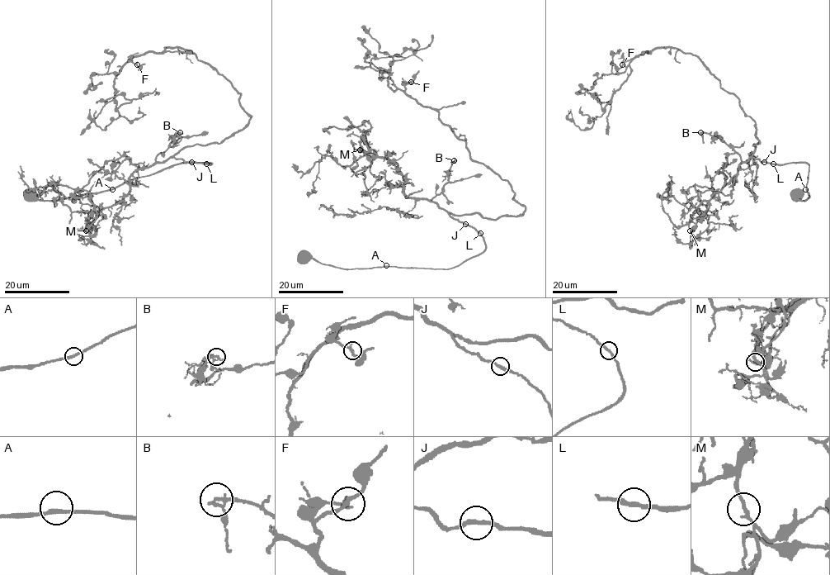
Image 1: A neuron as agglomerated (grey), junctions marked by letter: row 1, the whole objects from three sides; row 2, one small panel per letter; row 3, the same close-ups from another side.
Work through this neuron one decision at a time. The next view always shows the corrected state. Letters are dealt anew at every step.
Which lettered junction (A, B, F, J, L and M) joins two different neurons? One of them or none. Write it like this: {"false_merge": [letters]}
{"false_merge": []}

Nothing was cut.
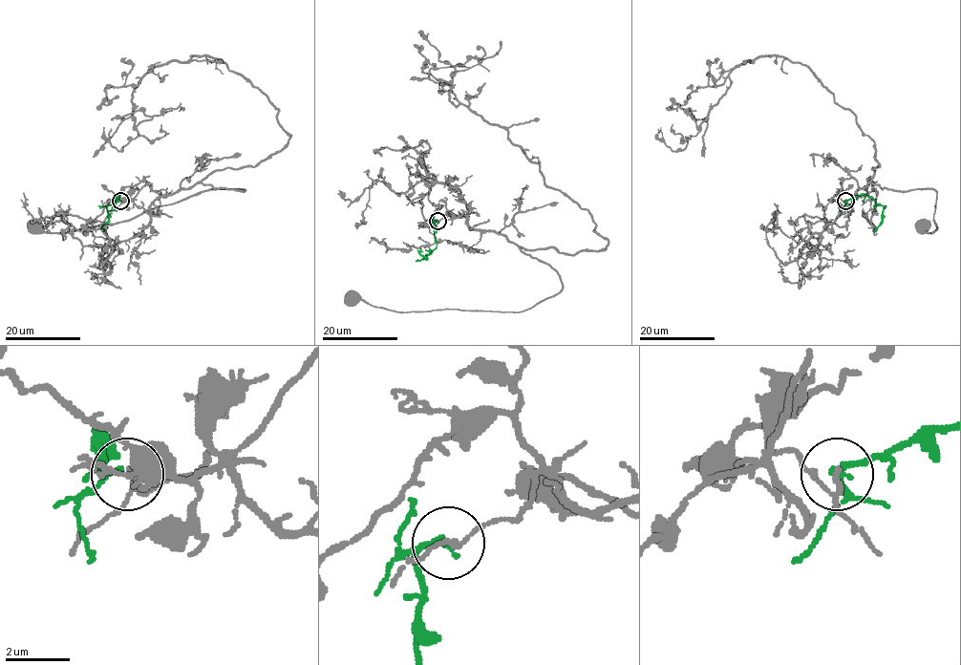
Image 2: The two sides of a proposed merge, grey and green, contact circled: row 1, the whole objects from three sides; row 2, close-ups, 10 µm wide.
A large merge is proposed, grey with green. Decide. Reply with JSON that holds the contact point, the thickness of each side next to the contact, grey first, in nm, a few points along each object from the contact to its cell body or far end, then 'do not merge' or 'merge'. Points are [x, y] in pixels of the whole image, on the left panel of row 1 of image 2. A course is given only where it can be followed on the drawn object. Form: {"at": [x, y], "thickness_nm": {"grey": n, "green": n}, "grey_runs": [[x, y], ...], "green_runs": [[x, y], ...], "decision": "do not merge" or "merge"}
{"at": [120, 201], "thickness_nm": {"grey": 100, "green": 150}, "grey_runs": [[120, 200], [148, 213], [161, 196], [199, 183], [245, 189], [200, 191], [115, 224], [33, 228]], "green_runs": [[120, 201], [117, 199], [118, 194], [114, 203], [107, 206], [108, 221], [102, 226], [103, 231]], "decision": "do not merge"}

